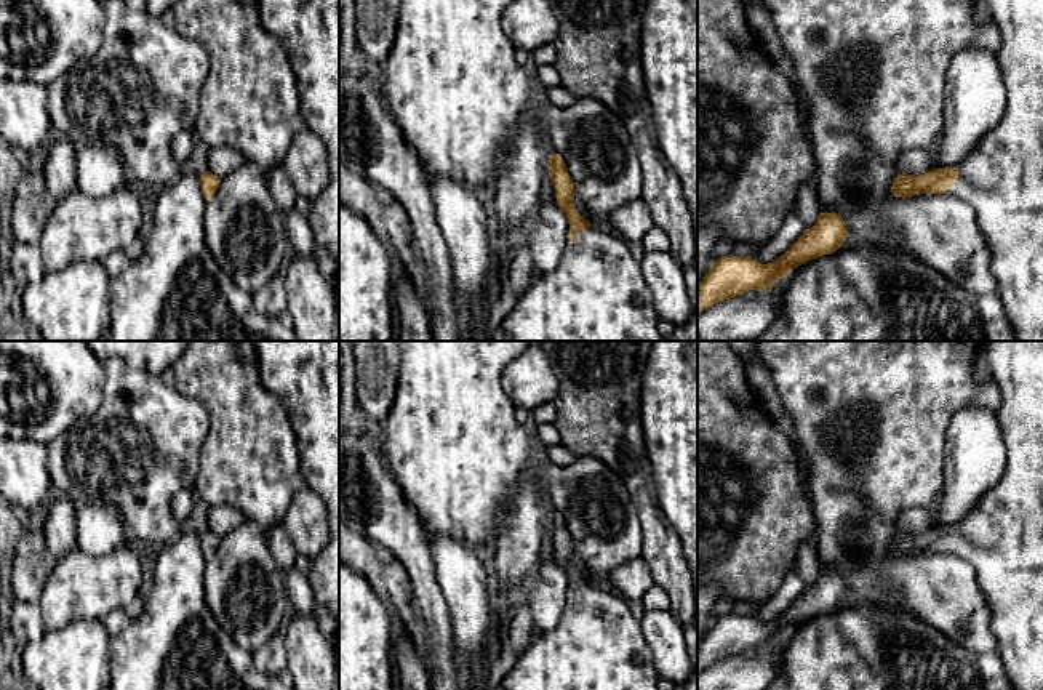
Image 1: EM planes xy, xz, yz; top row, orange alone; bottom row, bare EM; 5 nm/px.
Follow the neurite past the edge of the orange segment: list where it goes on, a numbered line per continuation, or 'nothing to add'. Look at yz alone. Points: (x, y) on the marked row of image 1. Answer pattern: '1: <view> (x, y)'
1: yz (1002, 178)

